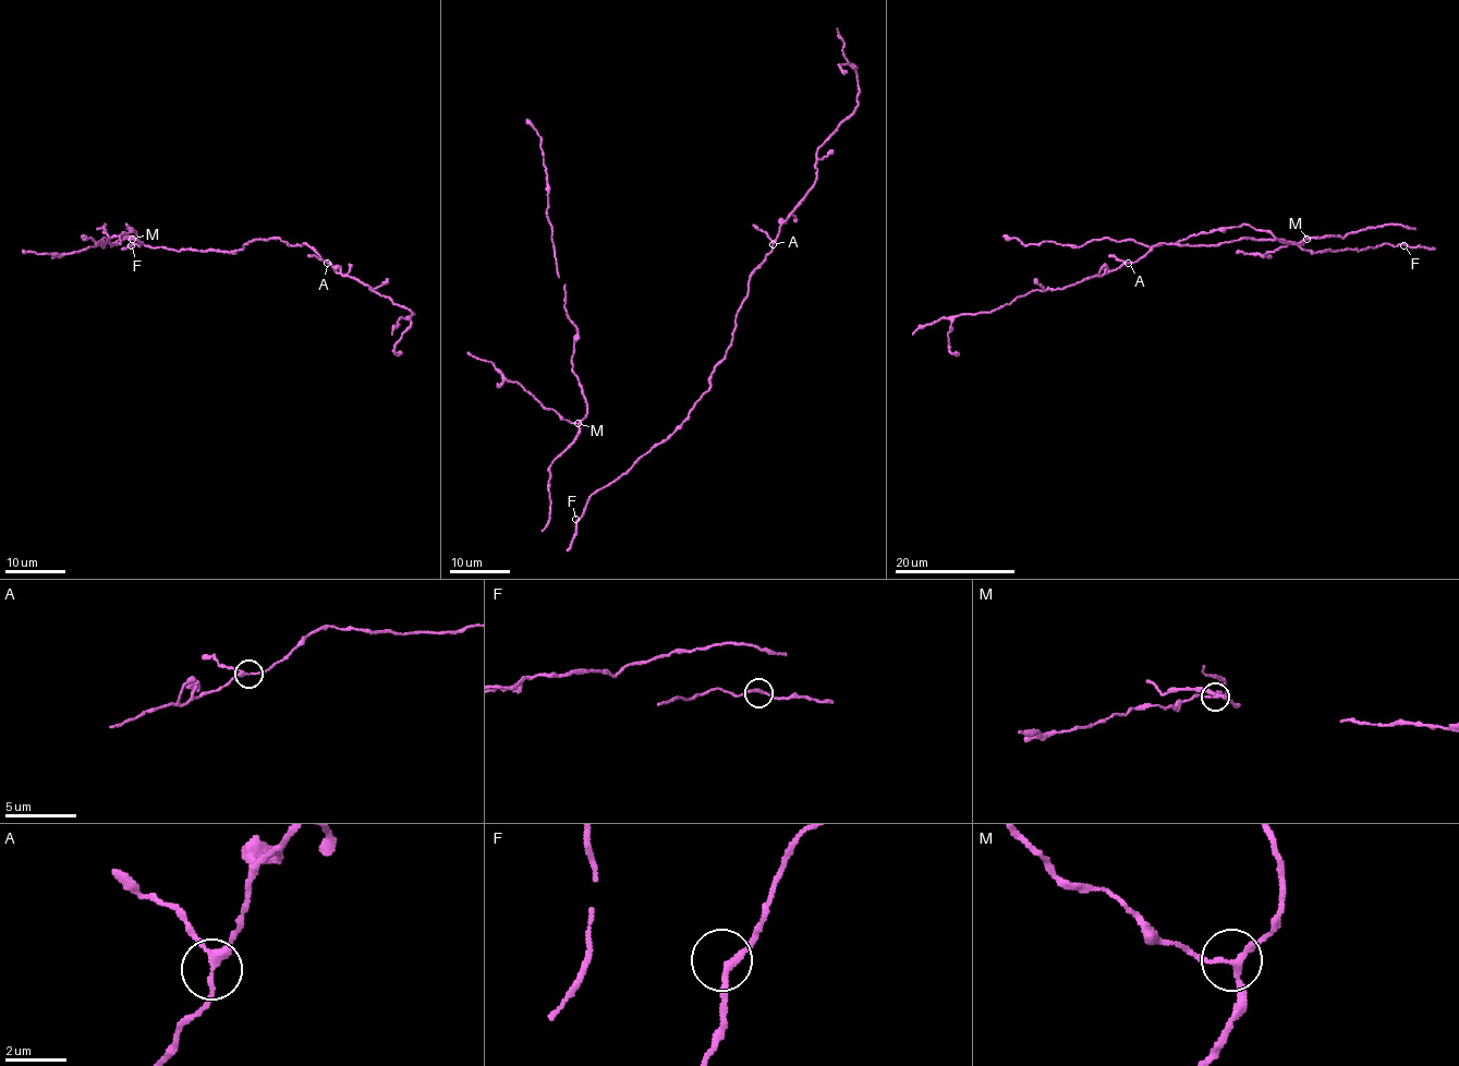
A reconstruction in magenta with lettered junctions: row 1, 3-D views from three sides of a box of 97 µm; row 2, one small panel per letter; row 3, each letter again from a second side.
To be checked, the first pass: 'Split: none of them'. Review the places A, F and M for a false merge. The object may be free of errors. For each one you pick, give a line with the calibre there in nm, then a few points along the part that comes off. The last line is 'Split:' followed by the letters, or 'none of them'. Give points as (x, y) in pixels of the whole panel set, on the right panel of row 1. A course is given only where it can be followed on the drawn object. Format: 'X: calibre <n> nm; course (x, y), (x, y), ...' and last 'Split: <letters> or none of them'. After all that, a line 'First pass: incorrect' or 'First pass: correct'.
Split: none of them
First pass: correct

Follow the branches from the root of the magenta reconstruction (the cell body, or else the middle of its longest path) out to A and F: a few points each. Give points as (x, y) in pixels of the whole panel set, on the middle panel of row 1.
A: (625, 473), (668, 438), (708, 389), (712, 372), (731, 342), (750, 275), (771, 244)
F: (625, 473), (597, 489), (585, 512), (575, 519)

